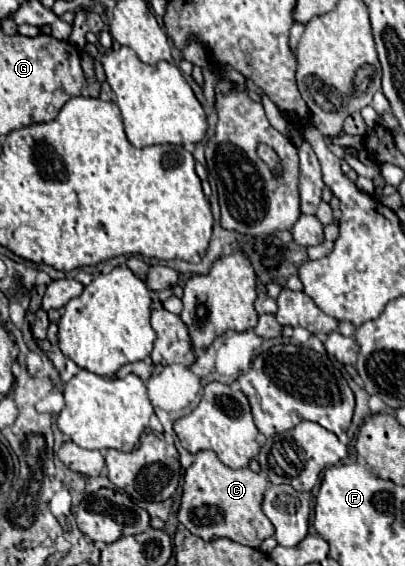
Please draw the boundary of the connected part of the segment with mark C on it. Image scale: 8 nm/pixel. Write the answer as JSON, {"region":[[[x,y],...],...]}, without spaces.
{"region":[[[203,450],[197,454],[195,464],[185,472],[183,498],[177,518],[191,534],[203,540],[229,538],[233,542],[259,548],[259,544],[275,532],[273,524],[261,510],[265,490],[267,480],[261,474],[249,468],[231,470],[217,458],[215,452]]]}

